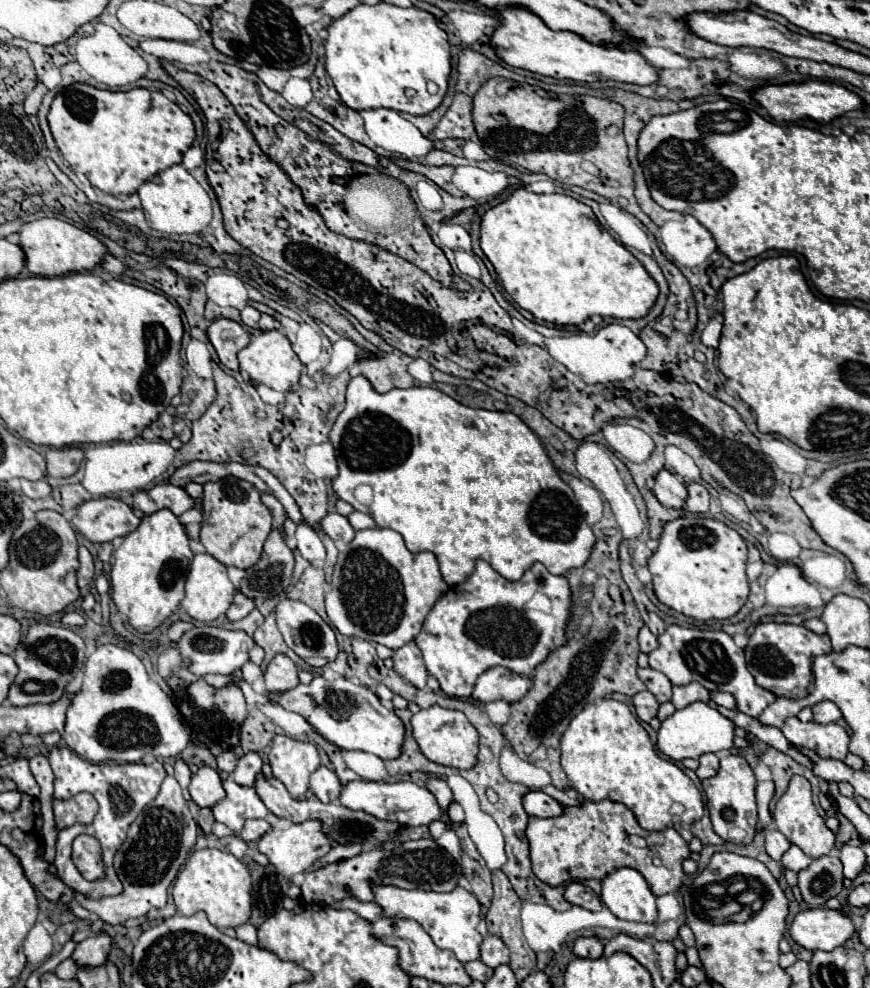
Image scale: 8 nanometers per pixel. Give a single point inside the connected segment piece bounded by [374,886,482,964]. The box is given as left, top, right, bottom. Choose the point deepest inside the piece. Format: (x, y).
(451, 920)

